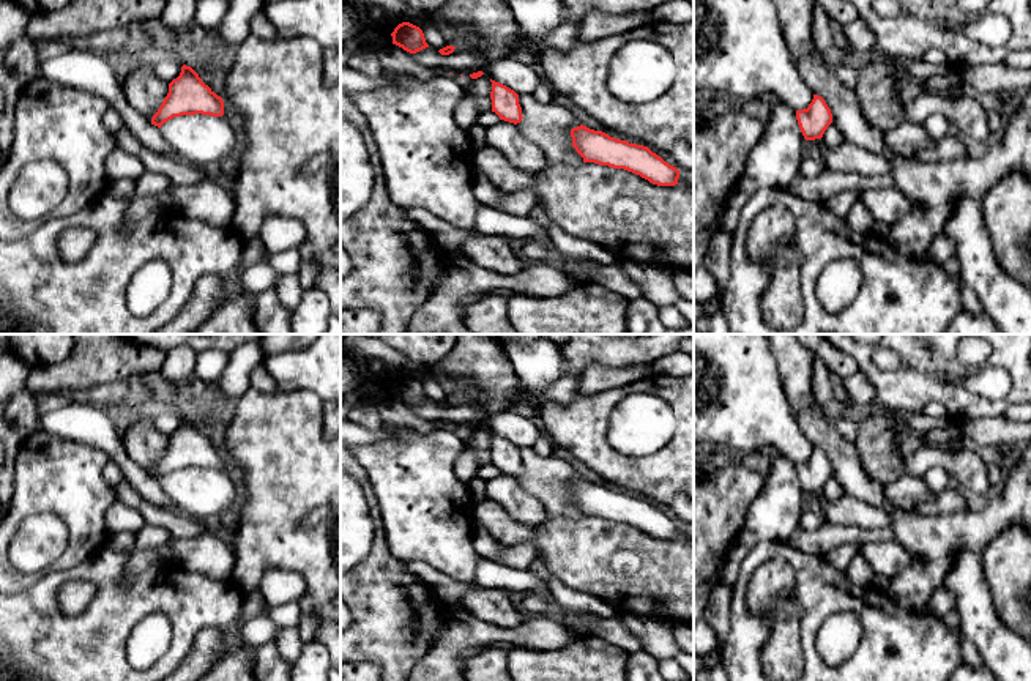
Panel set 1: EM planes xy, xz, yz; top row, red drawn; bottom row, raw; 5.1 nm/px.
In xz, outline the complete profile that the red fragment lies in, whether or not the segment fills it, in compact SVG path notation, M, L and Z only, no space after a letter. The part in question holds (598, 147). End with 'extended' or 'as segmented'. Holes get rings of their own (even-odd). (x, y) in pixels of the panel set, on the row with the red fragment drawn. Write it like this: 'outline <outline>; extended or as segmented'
outline M583 125L571 129L572 147L583 162L624 169L657 186L678 184L679 170L648 147L610 137Z; as segmented

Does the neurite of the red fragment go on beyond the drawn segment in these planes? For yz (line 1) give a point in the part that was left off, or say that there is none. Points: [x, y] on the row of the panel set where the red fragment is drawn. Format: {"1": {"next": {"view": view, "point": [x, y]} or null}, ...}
{"1": {"next": null}}

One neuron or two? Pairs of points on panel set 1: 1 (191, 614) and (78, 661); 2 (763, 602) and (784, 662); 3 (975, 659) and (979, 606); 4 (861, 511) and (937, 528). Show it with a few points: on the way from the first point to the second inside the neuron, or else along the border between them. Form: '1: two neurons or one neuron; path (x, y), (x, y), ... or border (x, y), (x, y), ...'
1: one neuron; path (163, 604), (134, 604), (106, 632)
2: one neuron; path (777, 617), (784, 623), (784, 648)
3: two neurons; border (957, 629), (973, 645), (984, 664)
4: two neurons; border (858, 498), (878, 506), (889, 517), (891, 527)

